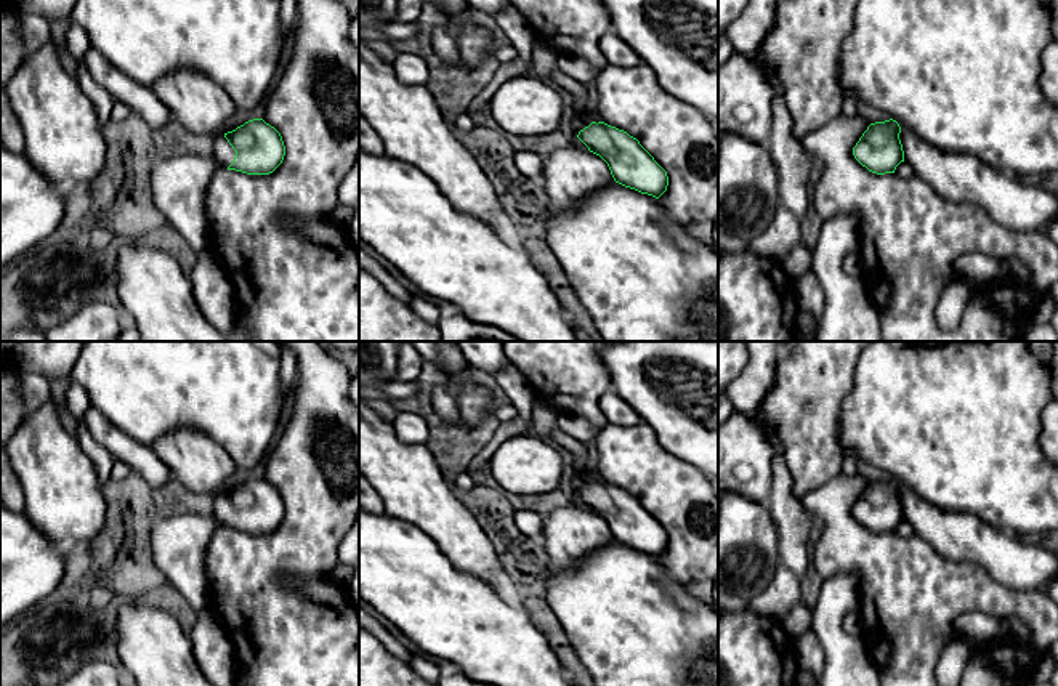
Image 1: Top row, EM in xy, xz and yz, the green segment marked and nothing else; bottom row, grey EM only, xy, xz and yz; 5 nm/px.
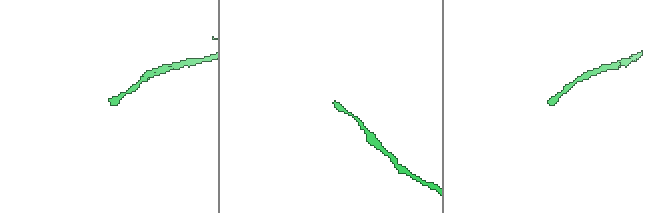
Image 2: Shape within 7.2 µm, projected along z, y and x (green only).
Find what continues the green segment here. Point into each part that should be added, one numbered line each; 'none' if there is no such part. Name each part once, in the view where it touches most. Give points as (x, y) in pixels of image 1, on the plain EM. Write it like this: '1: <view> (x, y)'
1: xy (222, 508)

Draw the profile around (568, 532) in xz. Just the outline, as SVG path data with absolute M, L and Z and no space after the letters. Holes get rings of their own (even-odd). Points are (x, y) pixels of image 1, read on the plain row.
M572 503L542 518L542 543L555 569L572 566L614 539L600 514Z

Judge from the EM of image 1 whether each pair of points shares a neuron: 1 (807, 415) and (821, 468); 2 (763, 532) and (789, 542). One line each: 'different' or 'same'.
1: same
2: different

